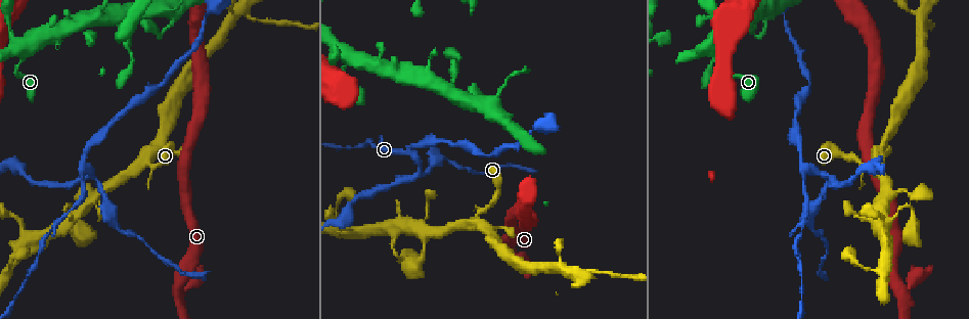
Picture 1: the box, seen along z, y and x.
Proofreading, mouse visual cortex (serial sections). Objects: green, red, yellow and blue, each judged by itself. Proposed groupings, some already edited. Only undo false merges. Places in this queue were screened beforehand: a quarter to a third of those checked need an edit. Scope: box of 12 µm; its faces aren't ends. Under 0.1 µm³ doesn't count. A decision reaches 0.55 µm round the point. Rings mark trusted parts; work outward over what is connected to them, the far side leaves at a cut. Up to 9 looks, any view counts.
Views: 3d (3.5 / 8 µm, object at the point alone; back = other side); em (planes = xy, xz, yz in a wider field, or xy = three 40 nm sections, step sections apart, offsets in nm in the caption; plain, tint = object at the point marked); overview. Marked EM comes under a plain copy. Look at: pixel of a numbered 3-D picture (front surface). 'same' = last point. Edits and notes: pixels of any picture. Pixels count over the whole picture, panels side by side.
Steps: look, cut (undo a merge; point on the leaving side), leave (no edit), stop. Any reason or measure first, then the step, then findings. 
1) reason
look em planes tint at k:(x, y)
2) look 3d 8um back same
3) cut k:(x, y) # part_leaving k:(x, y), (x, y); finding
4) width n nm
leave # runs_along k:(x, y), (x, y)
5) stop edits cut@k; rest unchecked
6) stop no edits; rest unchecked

four arms meet
look 3d 3.5um at 1:(713, 51)

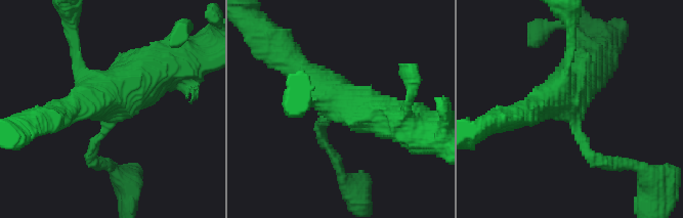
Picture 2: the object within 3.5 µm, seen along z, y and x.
arms 4; arm_widths 150, 200, 400, 600 nm
look em xy step 2 tint at 2:(111, 109)

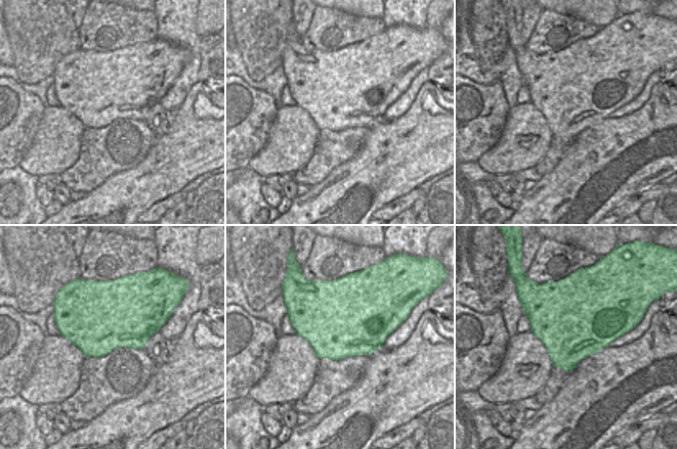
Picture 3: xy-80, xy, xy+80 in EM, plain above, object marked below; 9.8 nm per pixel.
leave # runs_along 2:(93, 161), (109, 111), (165, 63); all the same cell

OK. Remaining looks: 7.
abrupt turn
look 3d 3.5um at 1:(118, 20)

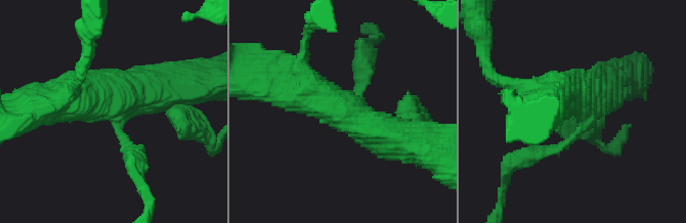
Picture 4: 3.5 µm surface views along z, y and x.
arms 3; arm_widths 100, 600, 600 nm
look em xy step 5 tint at 4:(347, 123)

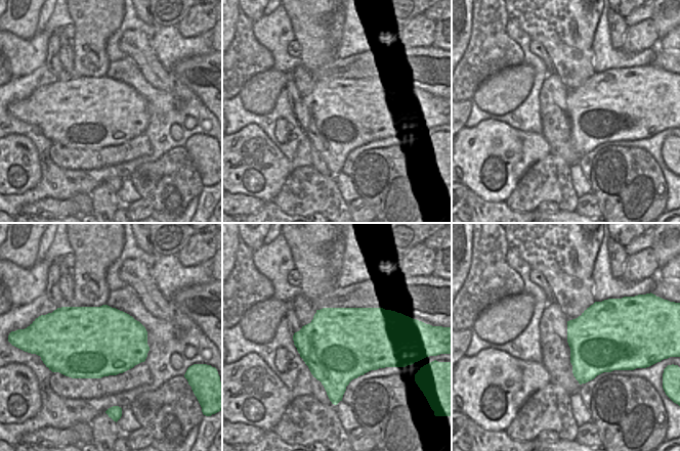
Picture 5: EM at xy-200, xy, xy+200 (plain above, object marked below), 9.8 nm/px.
leave # runs_along 4:(292, 83), (374, 130), (415, 141); all the same cell

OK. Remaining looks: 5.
three-way junction
look 3d 8um back at 1:(805, 168)

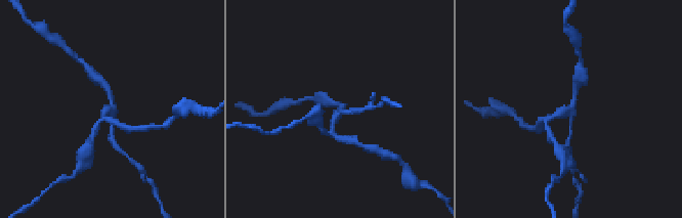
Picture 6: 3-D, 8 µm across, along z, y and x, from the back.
look em xy step 2 tint at 6:(569, 110)

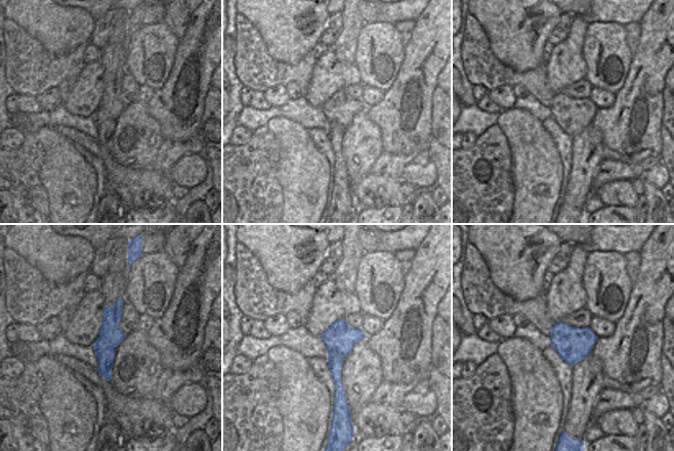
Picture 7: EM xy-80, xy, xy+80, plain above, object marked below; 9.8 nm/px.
arms 3; arm_widths 150, 200, 200 nm
cut 6:(550, 117) # part_leaving 6:(570, 112), (562, 110), (540, 122); a second cell is stuck on

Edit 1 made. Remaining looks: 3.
look 3d 3.5um at 1:(363, 143)

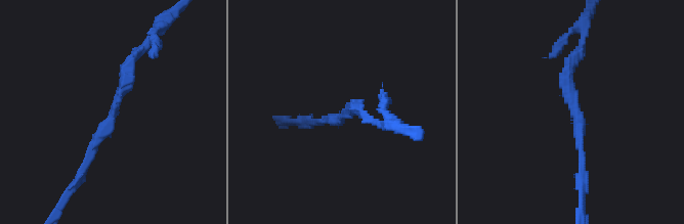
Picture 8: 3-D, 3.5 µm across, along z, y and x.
look em xy step 1 tint at 8:(341, 112)

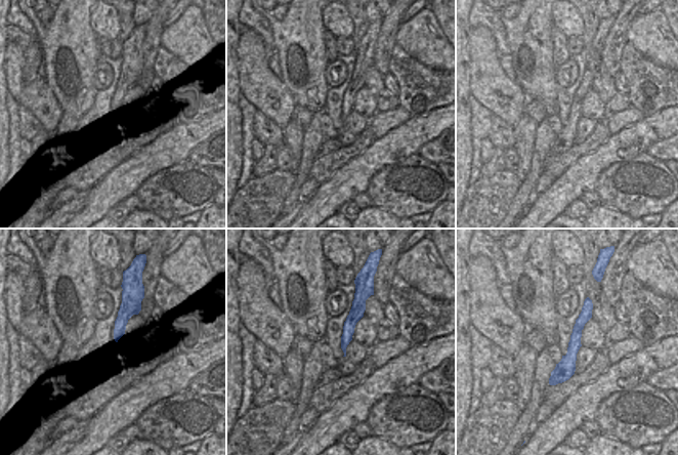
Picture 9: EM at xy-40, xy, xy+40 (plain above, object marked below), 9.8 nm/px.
cut it another way
look em xy step 2 tint same

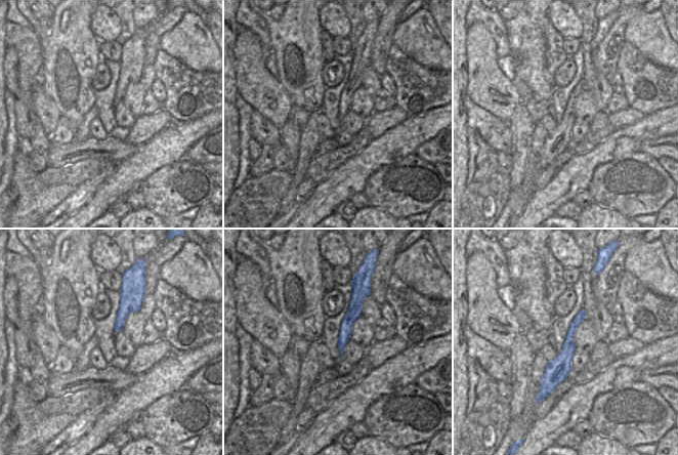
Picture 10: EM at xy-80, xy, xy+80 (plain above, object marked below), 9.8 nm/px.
arm_widths 150, 150 nm
leave # runs_along 10:(582, 313), (559, 368), (542, 389); all the same cell

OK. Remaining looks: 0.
stop edits cut@6; rest unchecked

